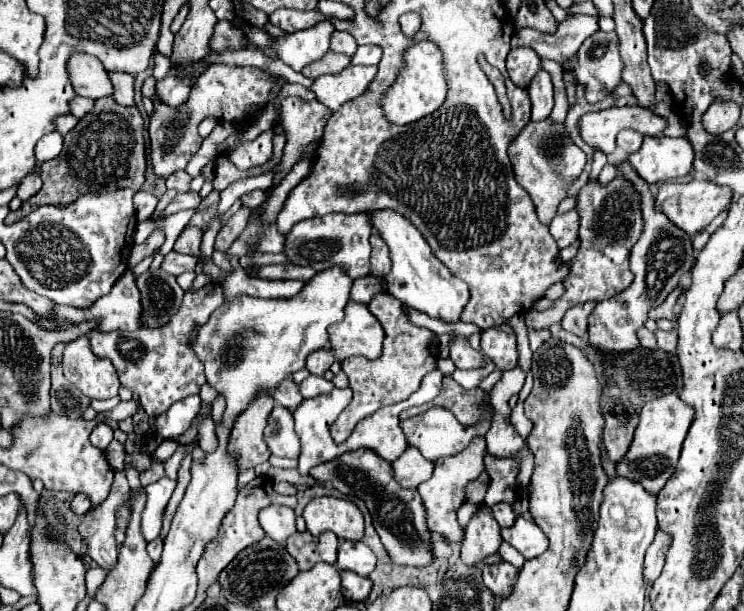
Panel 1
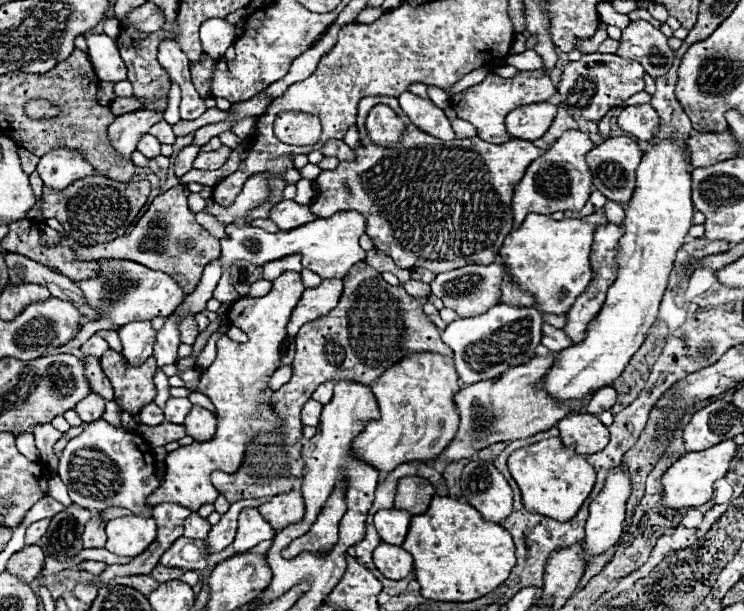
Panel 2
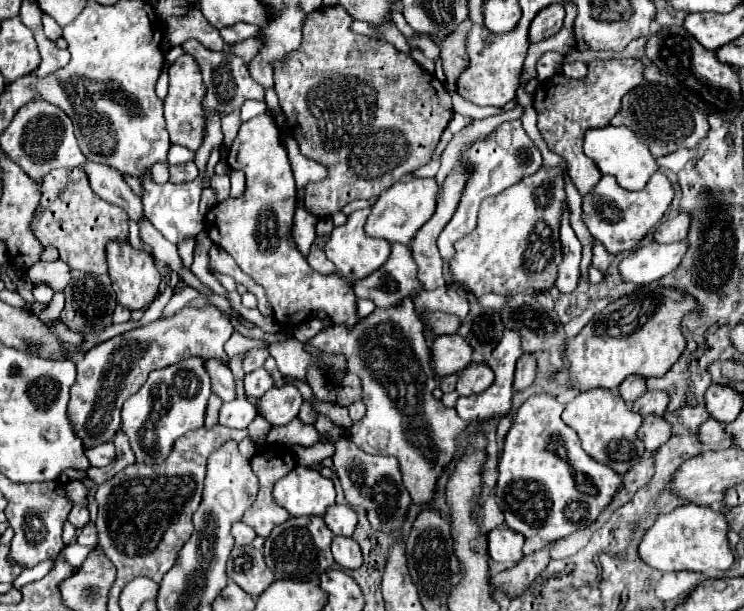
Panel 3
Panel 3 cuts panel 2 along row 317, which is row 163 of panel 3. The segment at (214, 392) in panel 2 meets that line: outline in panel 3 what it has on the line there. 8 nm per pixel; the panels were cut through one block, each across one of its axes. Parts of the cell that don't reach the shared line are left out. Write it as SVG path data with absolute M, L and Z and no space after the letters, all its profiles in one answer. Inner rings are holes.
M268 112L240 126L228 150L228 164L246 174L246 192L240 198L228 198L216 204L208 212L206 226L212 242L224 248L242 272L266 290L280 328L294 330L316 312L326 312L332 324L344 324L352 330L362 320L356 310L354 290L338 274L320 274L312 270L292 240L290 228L296 208L296 184L288 152L280 140L280 130Z

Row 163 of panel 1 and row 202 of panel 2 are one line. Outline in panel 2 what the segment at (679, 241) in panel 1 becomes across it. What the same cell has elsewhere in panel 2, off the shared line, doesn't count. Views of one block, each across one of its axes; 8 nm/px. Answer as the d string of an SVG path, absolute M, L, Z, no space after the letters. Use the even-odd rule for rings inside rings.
M612 136L612 138L604 140L602 144L598 144L596 148L592 148L586 154L586 162L588 162L590 174L592 174L594 188L600 190L610 200L628 204L630 198L632 198L632 194L634 194L634 188L636 188L636 176L634 176L634 172L636 172L636 168L640 164L640 158L642 158L642 150L640 150L640 146L632 138Z

